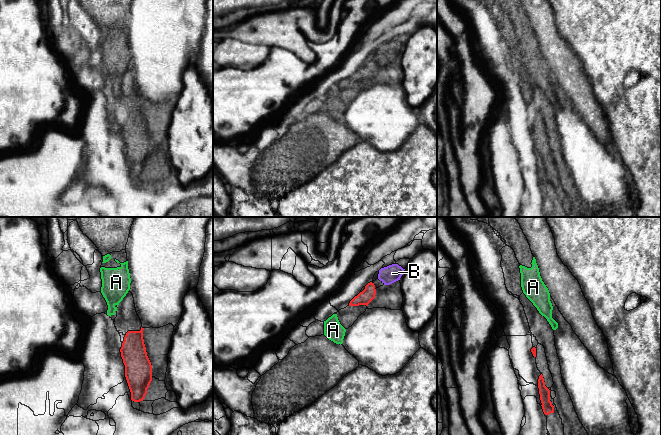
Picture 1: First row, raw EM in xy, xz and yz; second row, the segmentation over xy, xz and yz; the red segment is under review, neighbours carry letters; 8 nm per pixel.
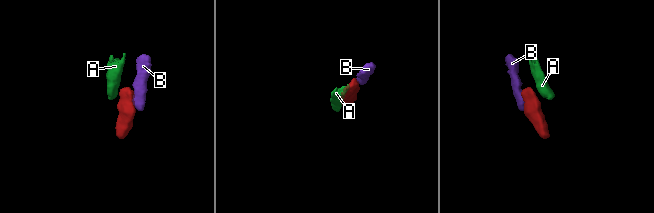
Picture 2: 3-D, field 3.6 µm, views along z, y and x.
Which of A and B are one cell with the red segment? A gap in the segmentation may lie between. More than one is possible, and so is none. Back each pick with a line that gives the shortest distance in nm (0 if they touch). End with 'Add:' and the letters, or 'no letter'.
Add: no letter

